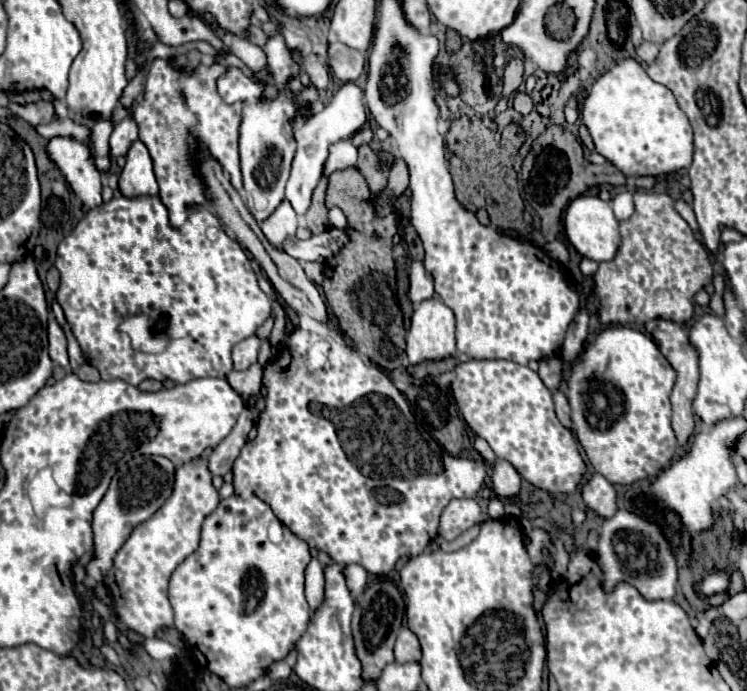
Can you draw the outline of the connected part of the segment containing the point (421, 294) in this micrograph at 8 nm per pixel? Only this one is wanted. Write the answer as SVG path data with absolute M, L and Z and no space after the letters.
M411 260L409 264L409 300L413 302L413 306L417 306L423 300L431 298L433 294L435 290L433 290L431 274L423 268L423 262Z

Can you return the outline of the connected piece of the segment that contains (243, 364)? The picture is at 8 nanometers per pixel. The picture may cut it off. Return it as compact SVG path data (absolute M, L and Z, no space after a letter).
M251 336L251 338L235 344L233 354L231 354L233 370L247 370L251 364L255 364L257 354L259 354L259 346L261 346L261 340L257 336Z

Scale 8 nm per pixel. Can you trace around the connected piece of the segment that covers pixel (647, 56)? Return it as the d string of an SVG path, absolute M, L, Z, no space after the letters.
M643 42L641 46L635 48L635 52L637 52L637 56L639 56L643 62L651 64L651 62L655 60L655 56L659 54L659 46L657 46L657 44L651 44L651 42Z

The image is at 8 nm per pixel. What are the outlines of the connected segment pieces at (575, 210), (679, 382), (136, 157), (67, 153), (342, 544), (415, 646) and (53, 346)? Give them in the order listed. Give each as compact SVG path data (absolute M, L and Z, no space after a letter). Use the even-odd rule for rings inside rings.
M579 196L575 198L567 210L565 210L565 234L569 242L575 246L575 250L595 262L609 262L615 258L615 252L621 244L619 234L619 222L607 202L603 202L599 196Z
M651 320L651 322L645 324L645 332L657 342L661 354L667 358L667 362L671 364L671 368L673 368L675 374L677 374L673 392L671 392L671 404L673 404L671 426L673 426L677 444L679 444L679 446L685 446L685 444L689 442L689 438L693 436L693 428L695 428L691 404L693 404L693 398L695 398L695 392L697 392L697 384L699 384L697 352L695 352L695 350L691 348L691 344L689 344L687 330L685 330L681 324L677 324L677 322L671 322L671 320Z
M135 140L127 152L127 164L119 176L119 190L123 196L157 196L159 192L151 156L141 140Z
M55 136L47 142L47 156L61 170L75 196L81 198L83 212L89 212L103 202L101 172L95 172L95 164L91 164L91 152L87 152L87 144L73 138Z
M297 326L289 334L287 342L291 342L291 344L285 344L279 350L279 354L265 364L265 370L263 370L263 386L267 388L265 410L259 412L257 436L253 440L245 442L239 456L235 458L235 464L233 464L235 496L245 496L247 488L249 488L255 496L259 496L263 502L267 502L271 506L271 510L275 512L275 516L283 522L283 526L287 526L295 536L305 540L309 544L309 548L327 552L337 564L361 564L367 572L377 574L377 576L385 576L385 574L389 574L393 570L393 566L397 564L399 558L421 554L421 550L425 550L425 546L437 536L439 516L441 516L443 508L449 504L451 498L475 498L475 494L479 492L485 476L487 476L485 474L485 464L483 464L483 460L453 458L443 448L439 448L439 444L433 438L421 436L419 430L417 430L415 418L413 418L413 414L411 414L411 410L407 406L405 396L393 386L393 382L377 366L367 366L363 362L363 358L359 356L359 352L355 348L351 348L349 344L345 344L343 338L333 336L333 334L329 334L327 338L313 336L311 332L305 332L303 328ZM315 340L319 340L319 360L321 360L321 364L319 364L317 370L307 370L307 366L303 364L303 356L305 356L305 352L311 348L311 344ZM347 418L357 418L357 434L355 434L353 426L347 424ZM331 420L339 420L339 436L337 436L337 428L335 428L335 424Z
M403 626L395 642L395 660L397 662L417 662L419 658L421 658L419 640L407 626Z
M51 320L47 332L49 332L49 356L51 356L51 360L57 362L57 364L61 364L65 370L73 373L74 371L69 368L67 340L65 340L65 332L63 332L63 328L61 328L55 320Z

